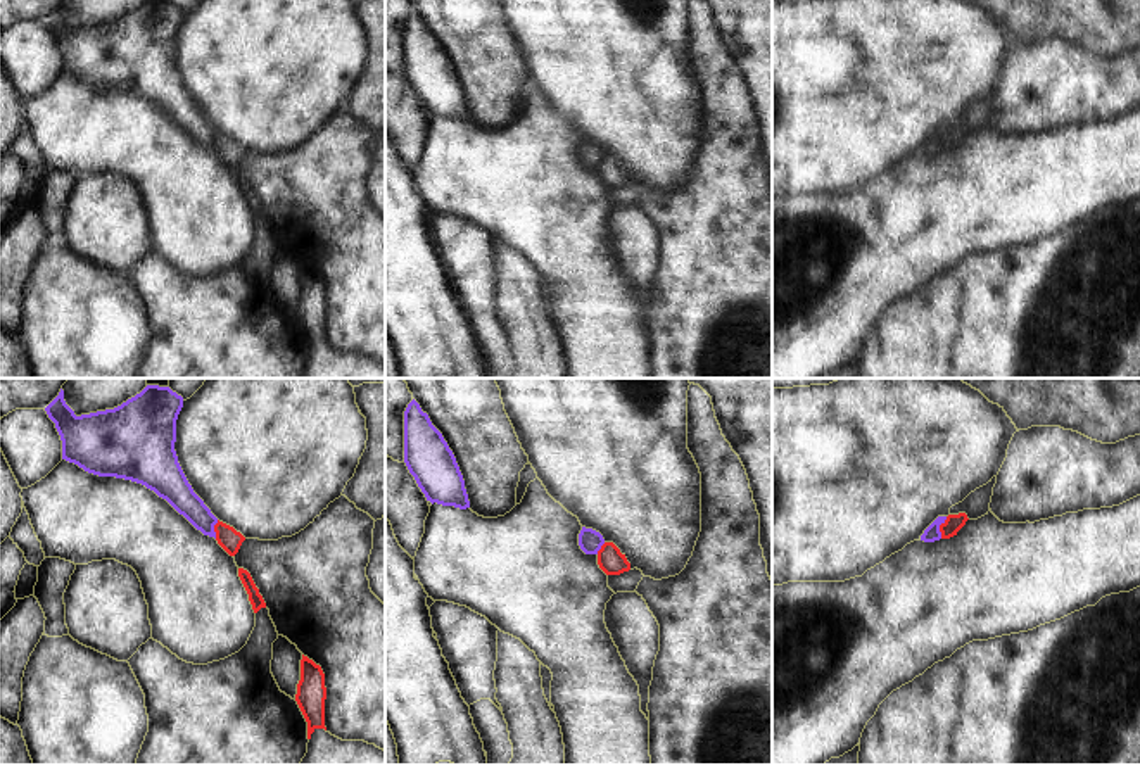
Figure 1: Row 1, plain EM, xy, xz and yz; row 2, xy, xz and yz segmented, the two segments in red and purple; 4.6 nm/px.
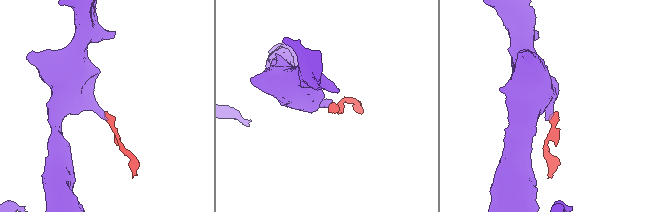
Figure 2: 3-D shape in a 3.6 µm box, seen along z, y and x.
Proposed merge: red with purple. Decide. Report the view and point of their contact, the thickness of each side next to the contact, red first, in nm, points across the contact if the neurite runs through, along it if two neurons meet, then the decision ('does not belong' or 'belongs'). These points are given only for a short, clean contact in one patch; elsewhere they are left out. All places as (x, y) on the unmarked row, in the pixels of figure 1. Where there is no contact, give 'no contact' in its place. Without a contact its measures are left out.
contact yz (940, 140); calibres 80 and 70 nm; border yz (947, 130), (940, 139), (940, 151); does not belong

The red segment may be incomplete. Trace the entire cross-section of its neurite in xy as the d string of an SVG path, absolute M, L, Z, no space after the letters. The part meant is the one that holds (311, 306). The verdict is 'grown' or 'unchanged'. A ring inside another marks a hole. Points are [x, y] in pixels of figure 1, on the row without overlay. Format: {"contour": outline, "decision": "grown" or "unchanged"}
{"contour": "M302 268L295 314L307 335L307 366L301 378L385 378L385 364L364 354L342 354L325 340L325 287Z", "decision": "grown"}

